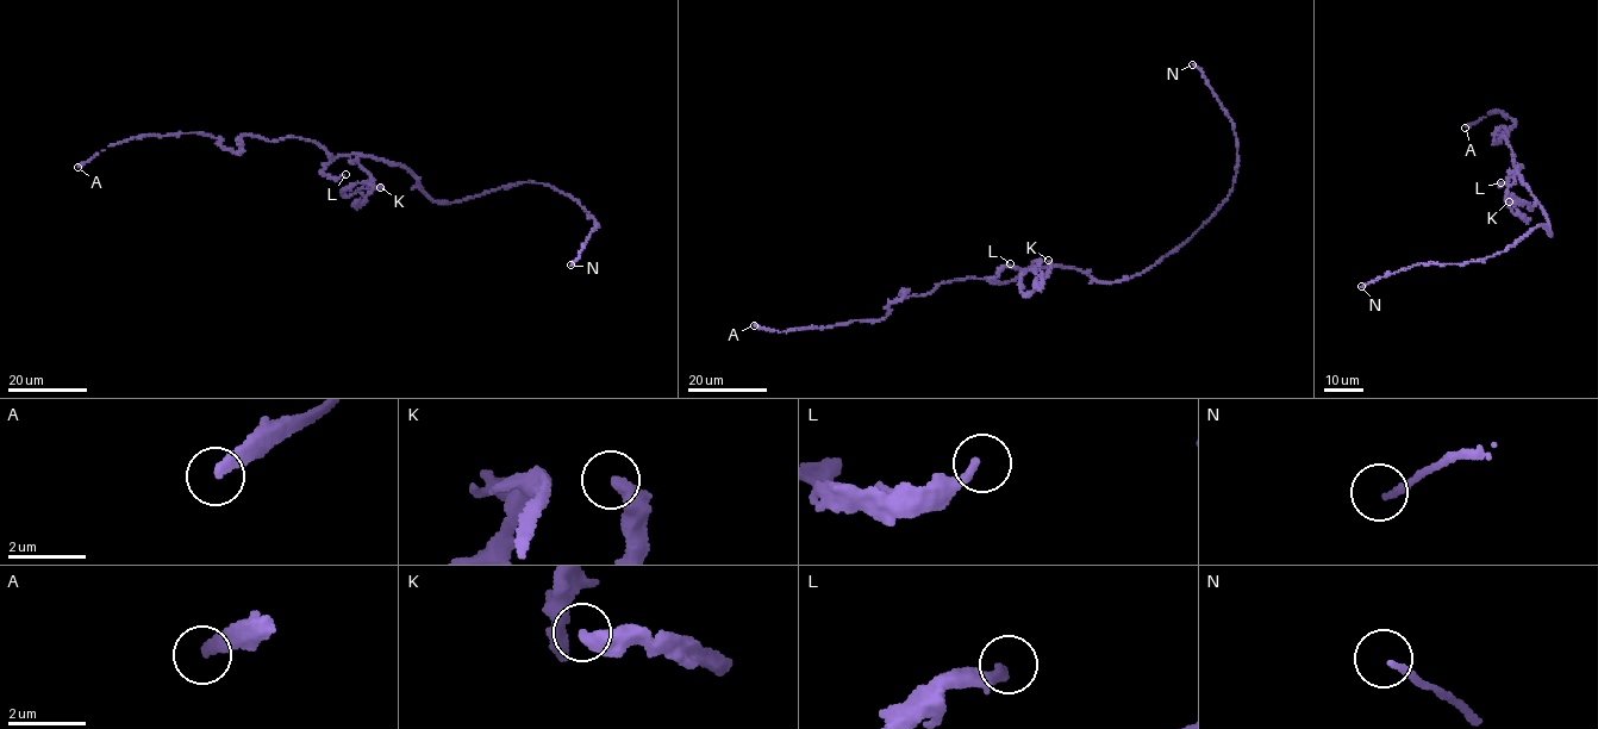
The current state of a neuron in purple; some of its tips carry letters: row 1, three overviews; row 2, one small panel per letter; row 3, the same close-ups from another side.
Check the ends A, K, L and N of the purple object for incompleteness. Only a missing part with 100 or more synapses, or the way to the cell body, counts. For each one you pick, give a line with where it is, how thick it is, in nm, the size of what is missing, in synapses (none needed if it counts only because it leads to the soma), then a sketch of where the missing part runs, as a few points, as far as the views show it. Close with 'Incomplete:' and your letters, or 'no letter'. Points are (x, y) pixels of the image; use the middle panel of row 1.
A: Place: (754, 325). Thickness 280 nm. Roughly 120 synapses
Incomplete: A

